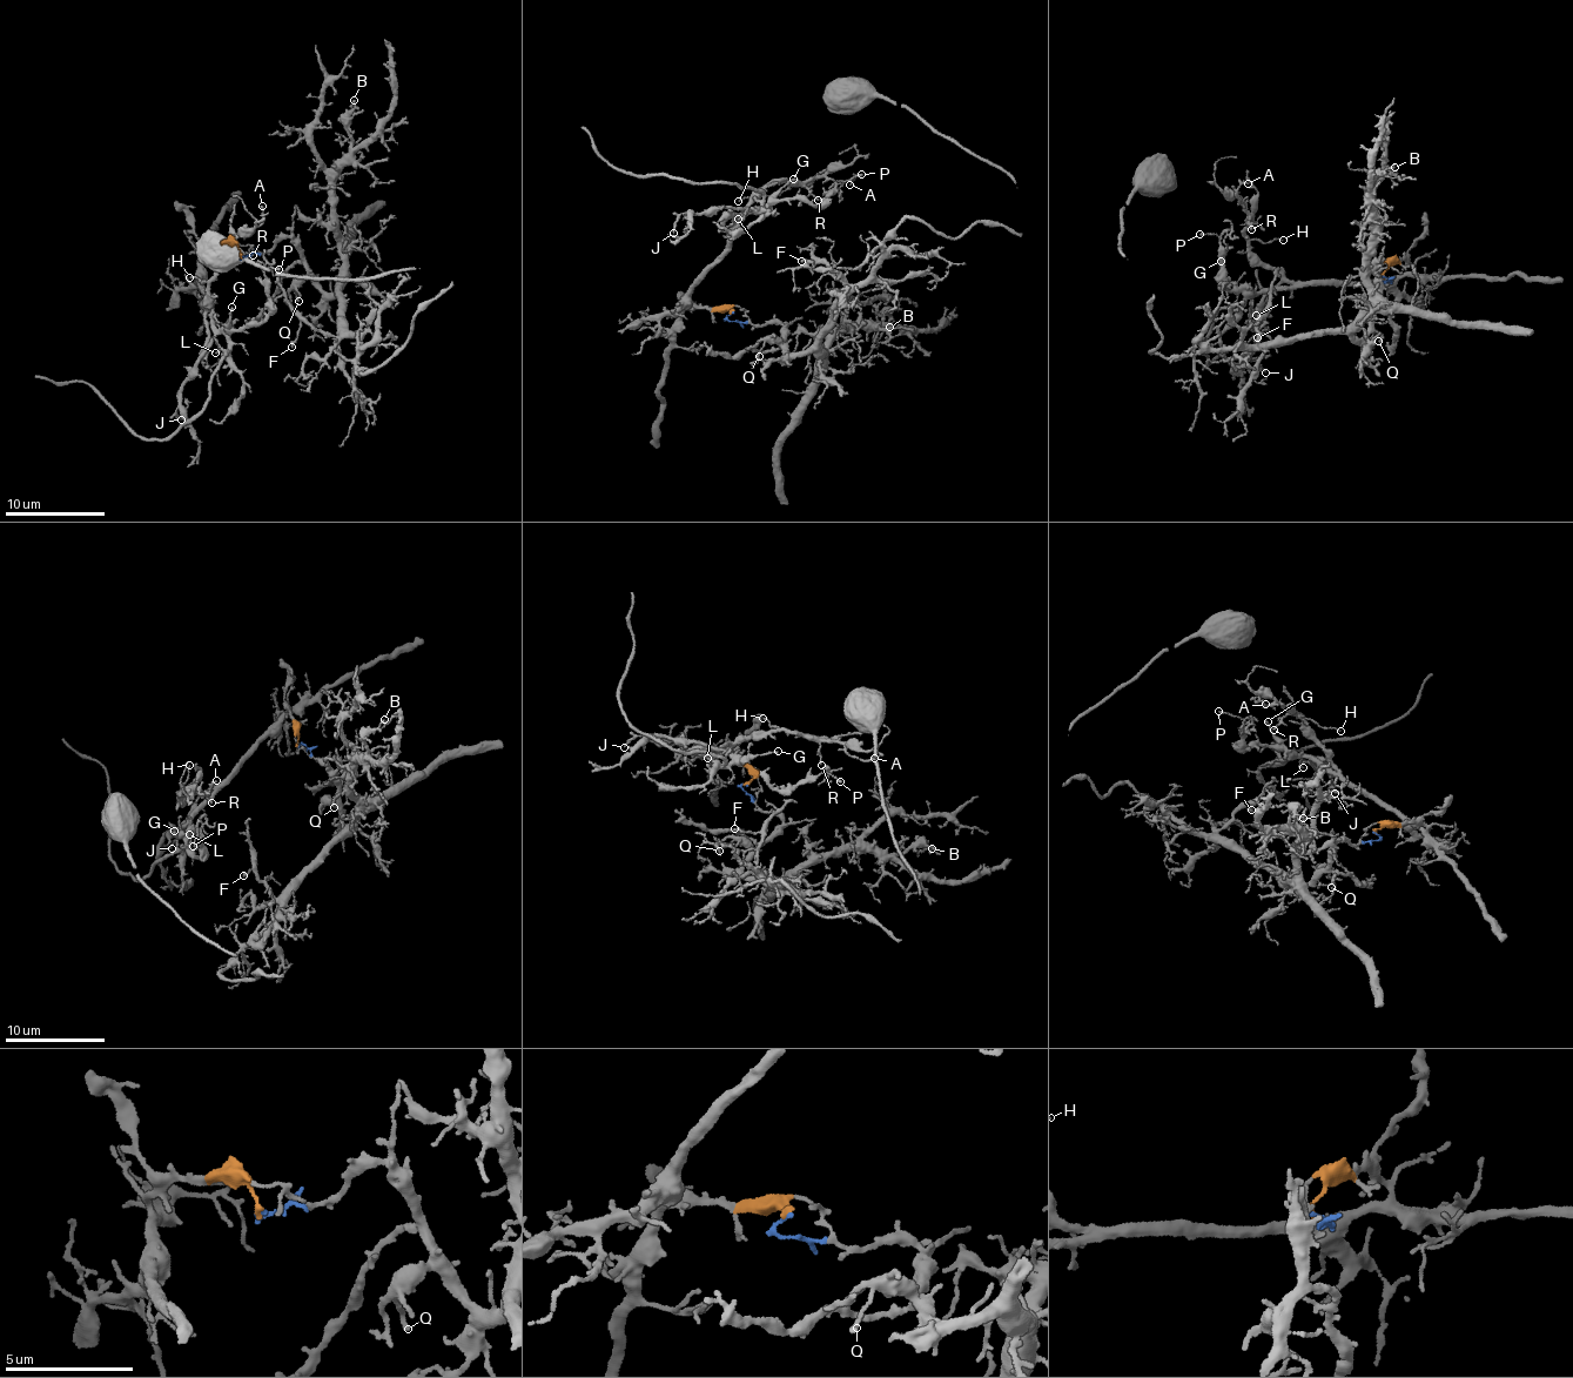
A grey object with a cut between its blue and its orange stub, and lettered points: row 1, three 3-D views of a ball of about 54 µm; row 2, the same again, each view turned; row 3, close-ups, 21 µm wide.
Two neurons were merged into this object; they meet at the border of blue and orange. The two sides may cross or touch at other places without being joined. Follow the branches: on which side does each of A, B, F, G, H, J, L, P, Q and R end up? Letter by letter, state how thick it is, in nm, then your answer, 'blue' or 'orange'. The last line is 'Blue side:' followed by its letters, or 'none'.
A: calibre 160 nm; orange
B: calibre 130 nm; blue
F: calibre 180 nm; blue
G: calibre 150 nm; orange
H: calibre 110 nm; orange
J: calibre 140 nm; orange
L: calibre 140 nm; orange
P: calibre 140 nm; orange
Q: calibre 170 nm; blue
R: calibre 140 nm; orange
Blue side: B, F, Q

